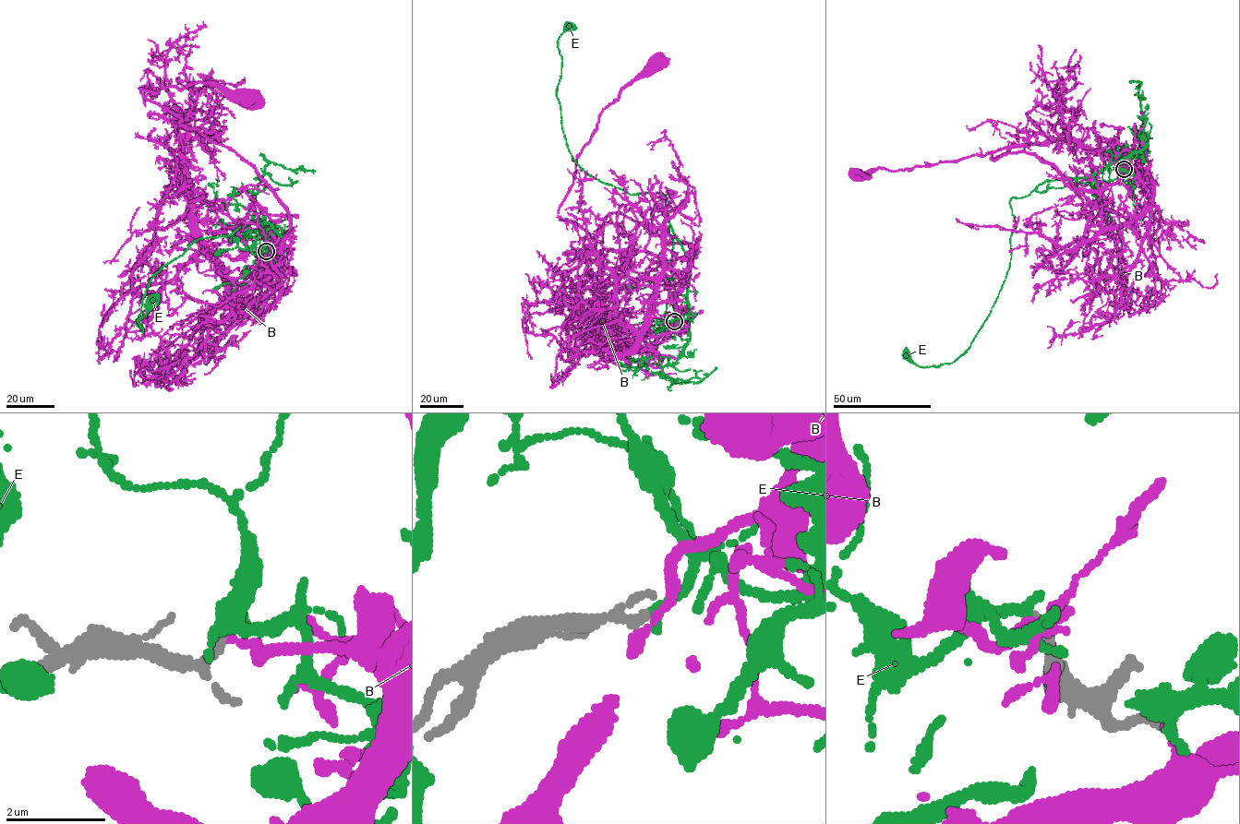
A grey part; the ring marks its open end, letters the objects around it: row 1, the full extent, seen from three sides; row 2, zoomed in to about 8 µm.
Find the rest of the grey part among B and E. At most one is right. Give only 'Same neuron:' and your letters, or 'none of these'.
Same neuron: E

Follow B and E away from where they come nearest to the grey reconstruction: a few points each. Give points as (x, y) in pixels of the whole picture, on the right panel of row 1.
B: (1124, 169), (1101, 189), (1076, 190), (1036, 155), (991, 158), (1008, 148), (860, 175)
E: (1124, 168), (1110, 163), (1046, 180), (1012, 197), (1009, 268), (969, 347), (937, 366), (917, 365), (907, 352)

